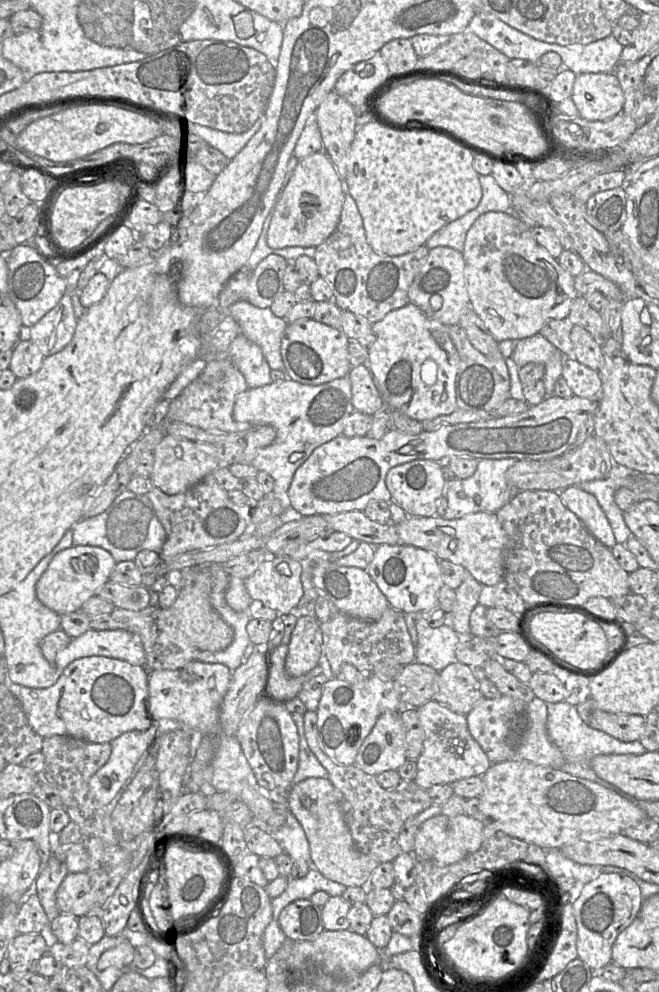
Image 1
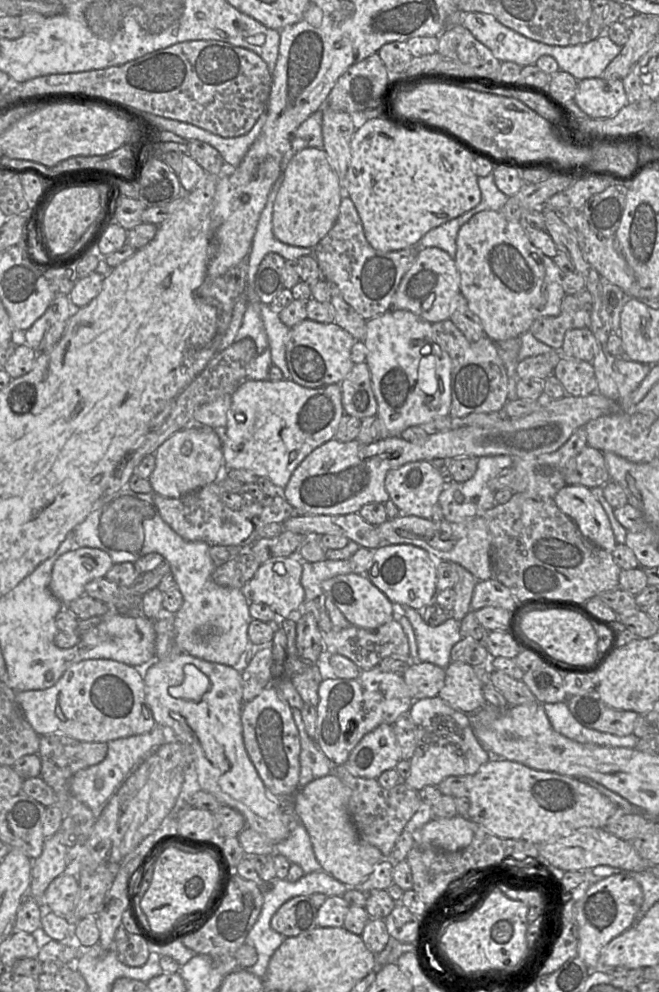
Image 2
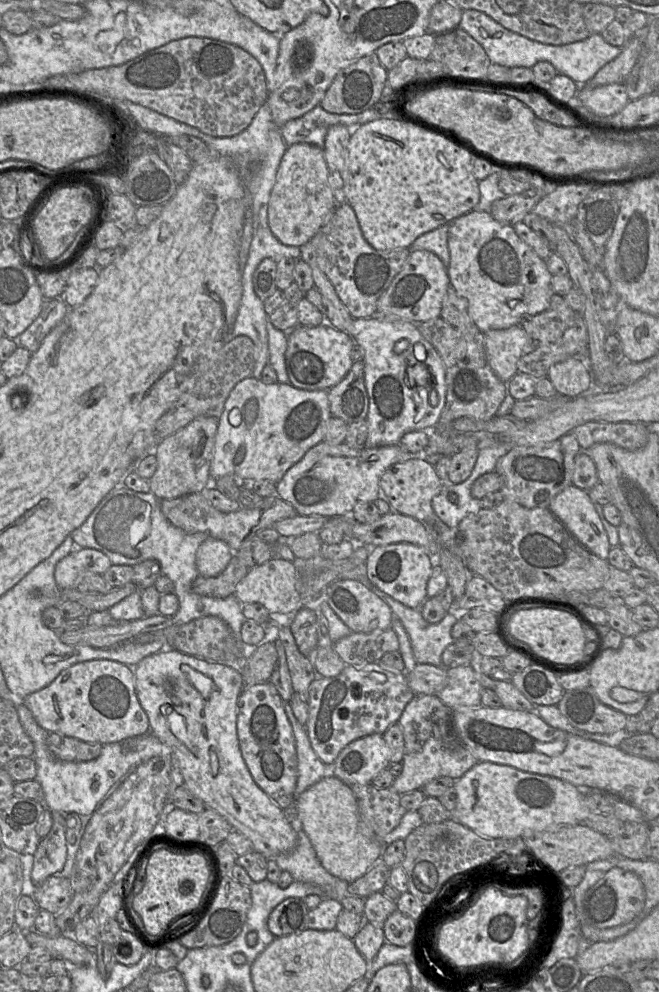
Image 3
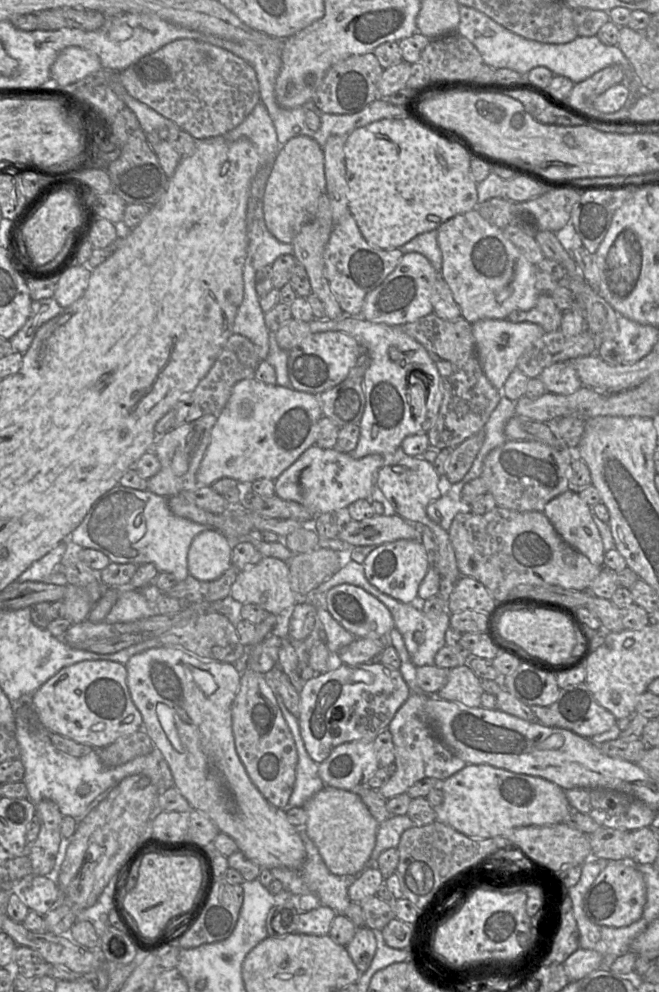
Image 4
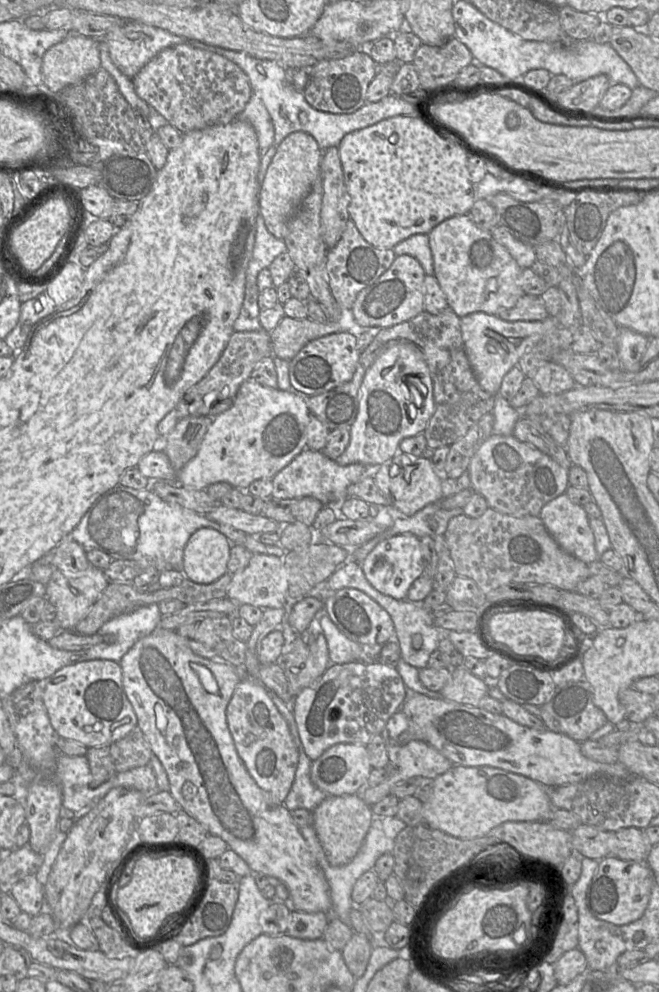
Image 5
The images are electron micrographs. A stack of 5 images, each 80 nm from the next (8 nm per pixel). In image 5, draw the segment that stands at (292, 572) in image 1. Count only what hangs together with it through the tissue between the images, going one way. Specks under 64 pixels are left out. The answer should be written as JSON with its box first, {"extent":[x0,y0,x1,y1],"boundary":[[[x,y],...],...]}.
{"extent":[226,553,288,608],"boundary":[[[254,553],[248,565],[232,574],[226,597],[236,604],[284,608],[288,596],[287,570],[282,558]]]}

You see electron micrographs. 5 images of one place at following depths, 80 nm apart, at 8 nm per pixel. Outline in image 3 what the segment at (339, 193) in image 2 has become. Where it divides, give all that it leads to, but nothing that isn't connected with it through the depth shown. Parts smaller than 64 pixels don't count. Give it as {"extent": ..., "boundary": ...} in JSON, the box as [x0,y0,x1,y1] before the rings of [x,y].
{"extent":[268,143,337,246],"boundary":[[[308,143],[288,146],[279,165],[268,204],[268,224],[274,236],[288,246],[302,246],[325,225],[337,207],[329,183],[324,150]]]}

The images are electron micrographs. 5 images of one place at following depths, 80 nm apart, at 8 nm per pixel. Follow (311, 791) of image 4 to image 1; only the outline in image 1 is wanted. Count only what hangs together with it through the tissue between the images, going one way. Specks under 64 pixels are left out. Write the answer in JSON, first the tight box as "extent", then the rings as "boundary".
{"extent":[291,713,328,788],"boundary":[[[293,713],[292,717],[298,728],[300,748],[298,770],[291,782],[291,788],[308,778],[328,778],[327,770],[319,762],[308,745],[304,729],[304,715]]]}

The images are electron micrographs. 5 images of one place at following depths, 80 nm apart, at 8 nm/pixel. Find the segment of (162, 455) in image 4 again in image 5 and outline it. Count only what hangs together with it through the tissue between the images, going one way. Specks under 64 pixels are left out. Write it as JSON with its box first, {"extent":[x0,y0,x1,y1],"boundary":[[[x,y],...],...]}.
{"extent":[153,415,213,471],"boundary":[[[207,415],[181,418],[171,433],[160,437],[160,443],[153,449],[164,451],[173,469],[180,471],[197,454],[213,418]]]}

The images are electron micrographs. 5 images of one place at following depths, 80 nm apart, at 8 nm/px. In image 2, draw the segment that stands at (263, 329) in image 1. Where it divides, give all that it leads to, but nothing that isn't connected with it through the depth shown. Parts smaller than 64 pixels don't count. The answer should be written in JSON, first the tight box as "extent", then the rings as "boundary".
{"extent":[260,303,291,379],"boundary":[[[260,303],[260,314],[267,335],[271,362],[279,368],[283,379],[291,379],[285,359],[285,343],[289,329],[278,317],[278,314],[271,311],[269,305]]]}

